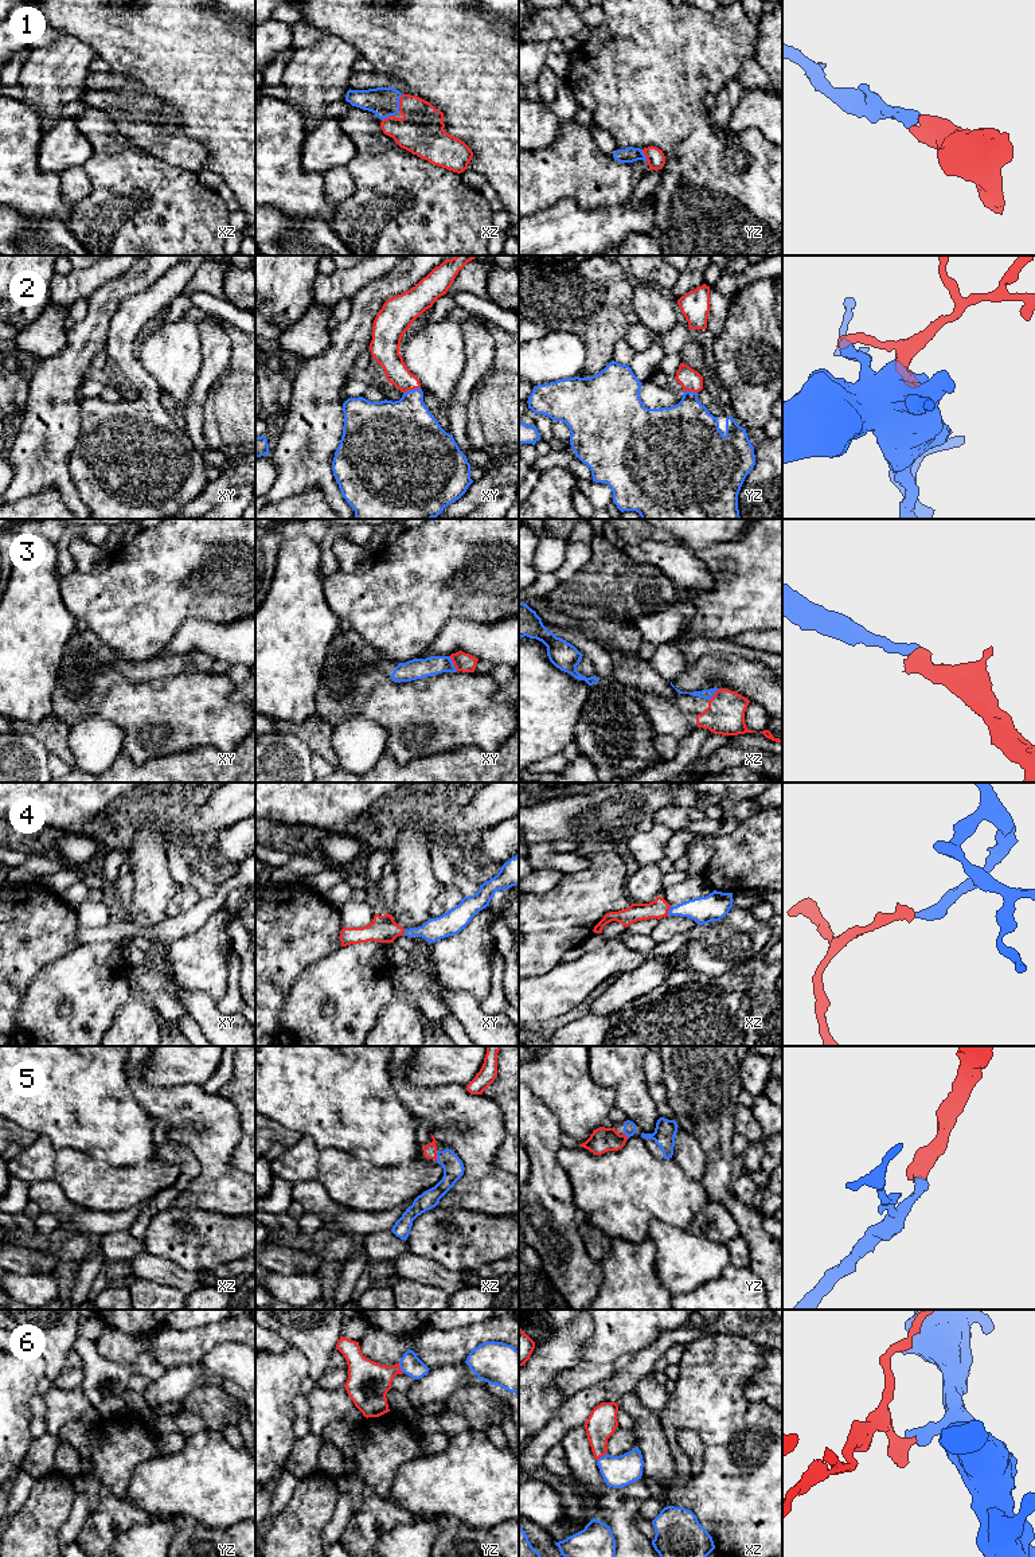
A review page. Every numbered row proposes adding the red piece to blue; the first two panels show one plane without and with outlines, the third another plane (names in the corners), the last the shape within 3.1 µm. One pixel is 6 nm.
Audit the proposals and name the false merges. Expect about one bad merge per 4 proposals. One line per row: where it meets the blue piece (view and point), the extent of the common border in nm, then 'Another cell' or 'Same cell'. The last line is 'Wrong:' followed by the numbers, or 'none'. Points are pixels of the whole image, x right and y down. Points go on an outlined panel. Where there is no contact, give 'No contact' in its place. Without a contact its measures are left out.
1: Touches blue at xz (398, 102). Shared border 110 nm. Same cell
2: Touches blue at xy (411, 390). Shared border 110 nm. Same cell
3: Touches blue at xz (714, 693). Shared border 110 nm. Same cell
4: Touches blue at xz (668, 910). Shared border 60 nm. Same cell
5: Touches blue at xz (437, 1155). Shared border 60 nm. Same cell
6: Touches blue at yz (399, 1366). Shared border 70 nm. Same cell
Wrong: none

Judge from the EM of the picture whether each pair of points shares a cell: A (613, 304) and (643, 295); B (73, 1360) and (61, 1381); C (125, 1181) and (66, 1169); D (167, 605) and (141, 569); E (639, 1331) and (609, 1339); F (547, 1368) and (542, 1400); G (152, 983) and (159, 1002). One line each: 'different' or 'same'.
A: different
B: same
C: same
D: same
E: same
F: same
G: same

